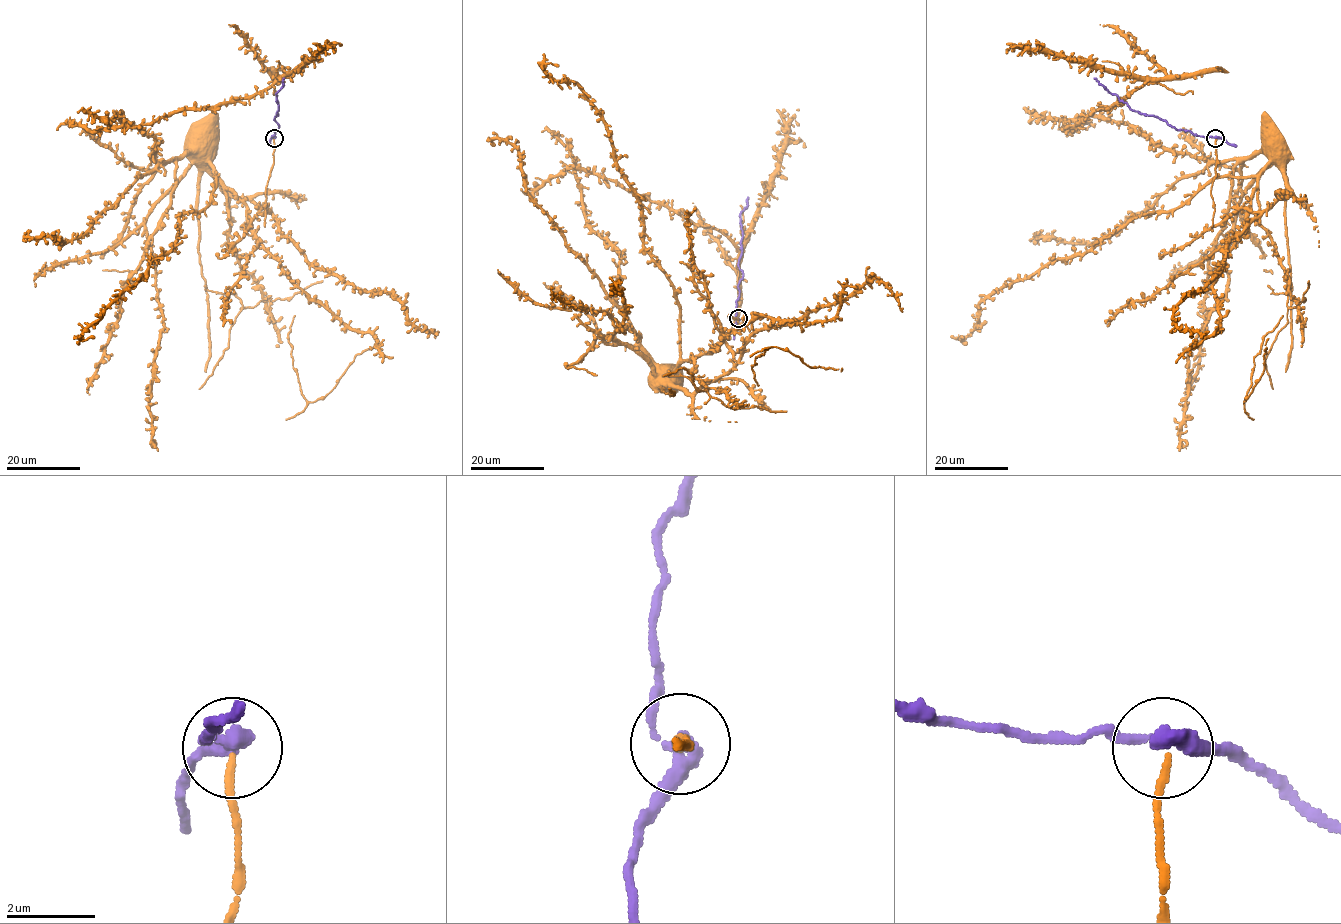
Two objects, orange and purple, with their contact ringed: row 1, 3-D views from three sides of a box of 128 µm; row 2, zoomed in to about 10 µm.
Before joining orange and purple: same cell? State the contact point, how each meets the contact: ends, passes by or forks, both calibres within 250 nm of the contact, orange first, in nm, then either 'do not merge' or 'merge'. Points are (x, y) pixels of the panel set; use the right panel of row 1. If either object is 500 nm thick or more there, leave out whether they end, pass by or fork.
place (1215, 138); orange ends; purple passes by; calibres 140 and 340 nm; do not merge

